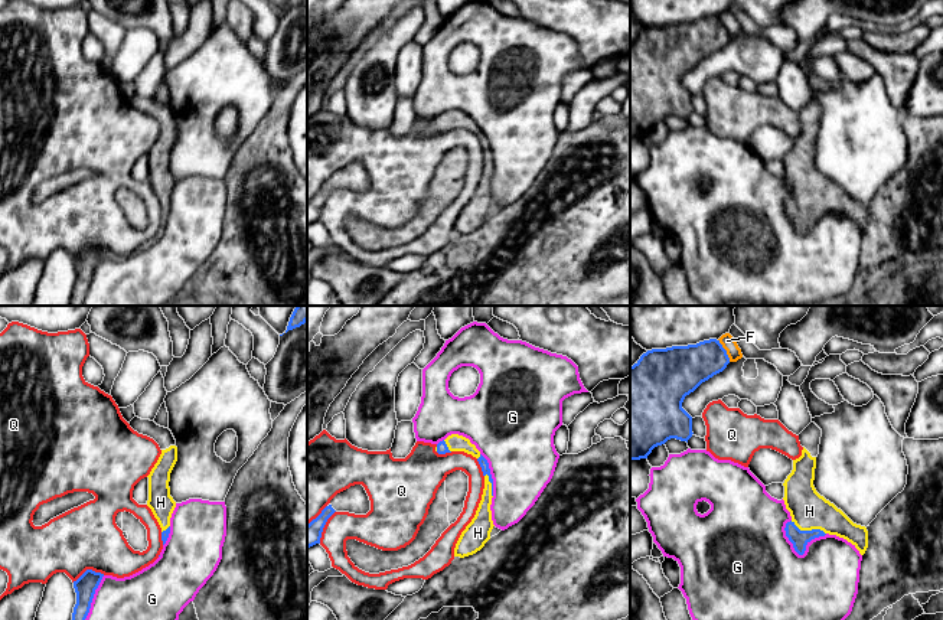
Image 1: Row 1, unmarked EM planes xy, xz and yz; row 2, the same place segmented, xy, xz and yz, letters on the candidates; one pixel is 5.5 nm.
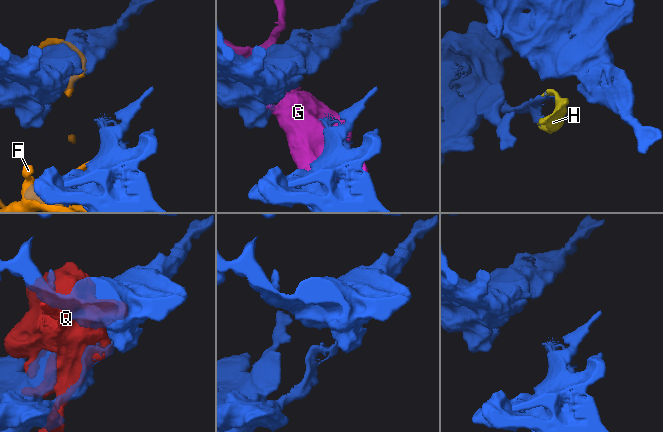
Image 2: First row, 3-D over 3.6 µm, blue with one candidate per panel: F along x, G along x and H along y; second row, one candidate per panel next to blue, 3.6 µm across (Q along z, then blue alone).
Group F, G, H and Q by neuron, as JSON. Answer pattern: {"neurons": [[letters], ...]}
{"neurons": [["F"], ["G"], ["H"], ["Q"]]}

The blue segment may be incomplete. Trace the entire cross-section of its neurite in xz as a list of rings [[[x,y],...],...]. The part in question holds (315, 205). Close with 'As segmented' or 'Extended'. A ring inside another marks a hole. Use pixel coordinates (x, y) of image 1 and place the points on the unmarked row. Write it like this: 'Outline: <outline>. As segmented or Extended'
Outline: [[[362,161],[337,170],[322,190],[307,202],[307,225],[320,221],[323,205],[335,189],[366,192],[371,187],[369,173]]]. Extended

